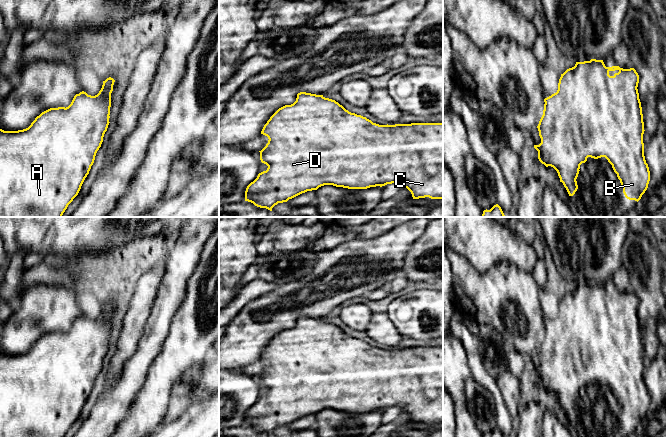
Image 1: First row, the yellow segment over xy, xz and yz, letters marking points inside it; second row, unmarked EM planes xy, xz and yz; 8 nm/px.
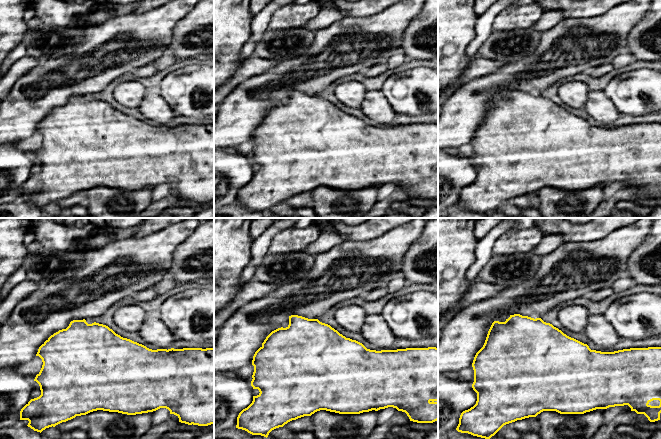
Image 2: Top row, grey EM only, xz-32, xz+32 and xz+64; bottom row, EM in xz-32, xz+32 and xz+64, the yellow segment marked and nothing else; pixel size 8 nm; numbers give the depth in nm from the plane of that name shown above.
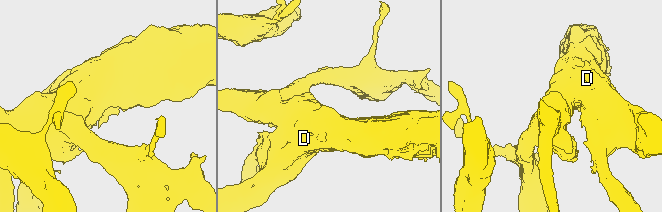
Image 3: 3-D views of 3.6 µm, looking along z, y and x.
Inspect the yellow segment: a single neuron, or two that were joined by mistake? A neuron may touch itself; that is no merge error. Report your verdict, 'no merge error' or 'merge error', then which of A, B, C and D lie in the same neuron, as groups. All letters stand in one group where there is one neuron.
no merge error; groups A B C D

